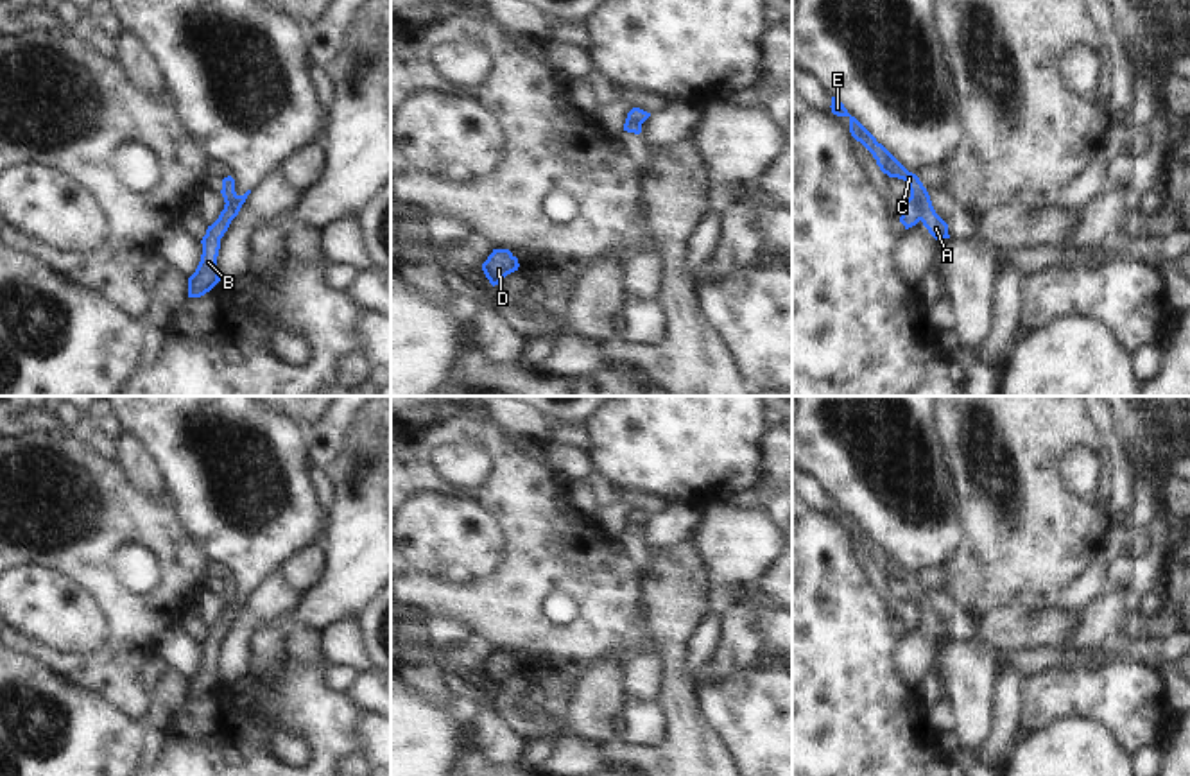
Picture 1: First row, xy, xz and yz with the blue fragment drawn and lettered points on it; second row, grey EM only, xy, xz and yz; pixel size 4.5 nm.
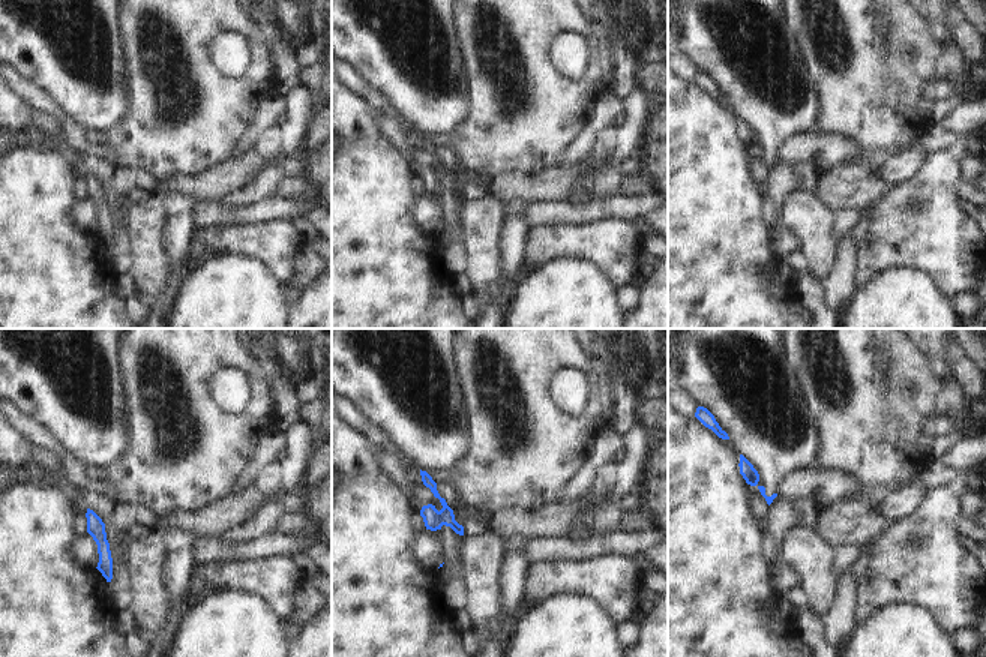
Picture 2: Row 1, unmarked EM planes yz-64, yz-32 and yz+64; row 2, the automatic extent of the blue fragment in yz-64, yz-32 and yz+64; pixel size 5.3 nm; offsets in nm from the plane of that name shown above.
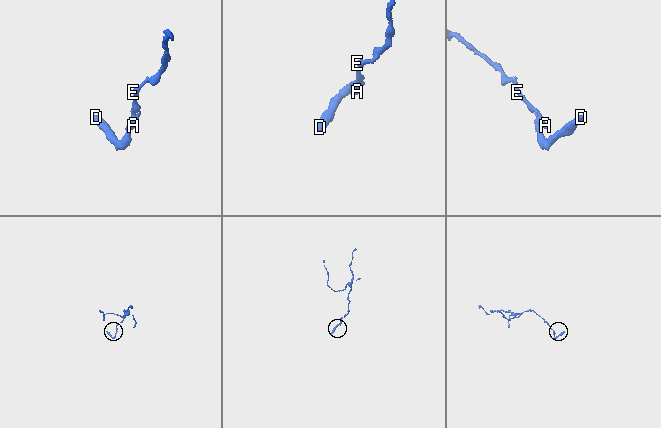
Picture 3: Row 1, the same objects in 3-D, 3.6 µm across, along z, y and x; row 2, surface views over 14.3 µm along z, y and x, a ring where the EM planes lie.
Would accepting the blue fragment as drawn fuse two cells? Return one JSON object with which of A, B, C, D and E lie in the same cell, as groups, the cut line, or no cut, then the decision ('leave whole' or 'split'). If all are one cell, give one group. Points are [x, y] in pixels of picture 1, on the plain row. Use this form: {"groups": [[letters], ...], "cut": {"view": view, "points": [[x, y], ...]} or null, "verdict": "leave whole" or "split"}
{"groups": [["A", "C", "E"], ["B", "D"]], "cut": {"view": "yz", "points": [[911, 595], [918, 606], [920, 620]]}, "verdict": "split"}

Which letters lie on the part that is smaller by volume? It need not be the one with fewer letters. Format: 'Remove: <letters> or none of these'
Remove: B, D

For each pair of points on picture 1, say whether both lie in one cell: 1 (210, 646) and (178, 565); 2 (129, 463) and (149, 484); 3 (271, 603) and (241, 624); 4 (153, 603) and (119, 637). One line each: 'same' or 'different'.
1: different
2: same
3: same
4: same

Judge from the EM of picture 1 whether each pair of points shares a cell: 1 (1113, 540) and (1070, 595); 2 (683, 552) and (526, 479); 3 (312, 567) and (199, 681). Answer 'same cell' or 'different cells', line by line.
1: same cell
2: different cells
3: different cells

